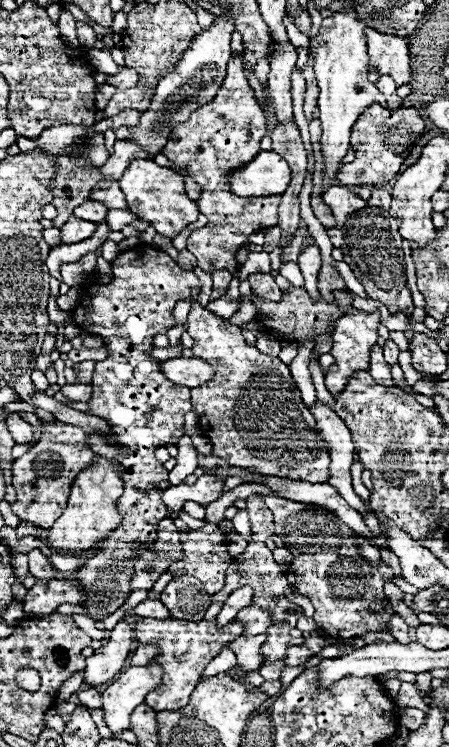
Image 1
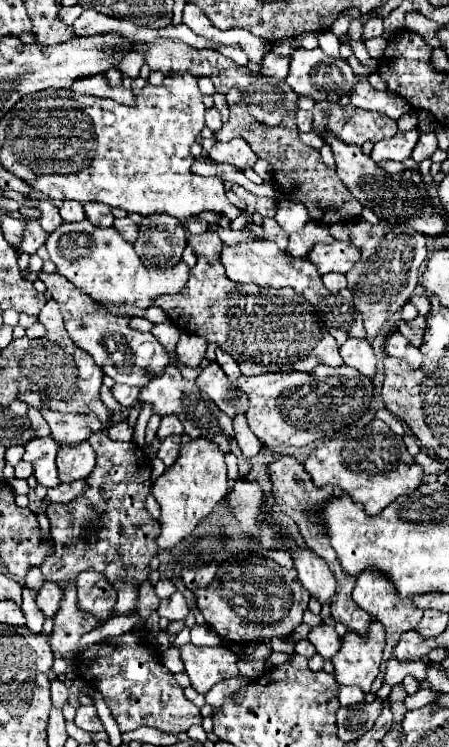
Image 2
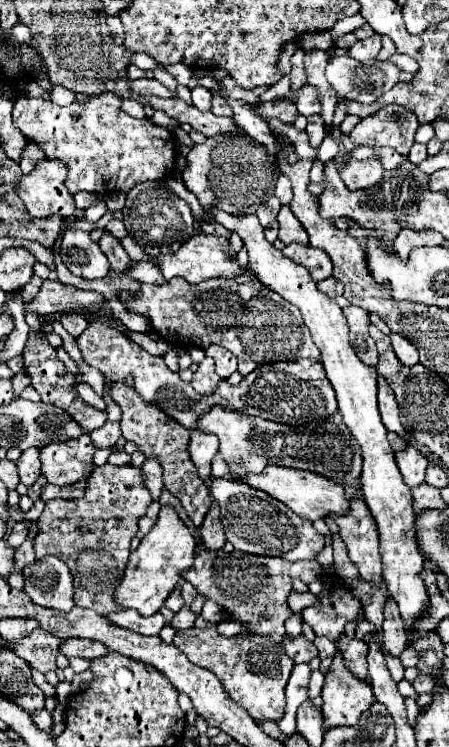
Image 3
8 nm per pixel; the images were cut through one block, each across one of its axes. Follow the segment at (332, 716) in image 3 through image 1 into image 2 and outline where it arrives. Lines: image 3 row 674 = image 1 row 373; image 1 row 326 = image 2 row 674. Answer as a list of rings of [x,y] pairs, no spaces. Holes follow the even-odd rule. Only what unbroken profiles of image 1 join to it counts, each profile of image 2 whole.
[[[374,620],[372,636],[360,638],[354,632],[348,632],[342,638],[340,652],[332,658],[334,678],[338,684],[354,684],[362,692],[370,692],[374,678],[380,672],[384,650],[384,626]]]

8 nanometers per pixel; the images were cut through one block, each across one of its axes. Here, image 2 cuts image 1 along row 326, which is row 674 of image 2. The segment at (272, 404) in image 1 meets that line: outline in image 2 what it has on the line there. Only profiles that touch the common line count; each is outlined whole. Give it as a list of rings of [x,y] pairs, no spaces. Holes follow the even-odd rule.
[[[180,646],[180,658],[184,670],[190,676],[192,688],[200,694],[206,694],[214,684],[238,676],[238,656],[226,646]]]

